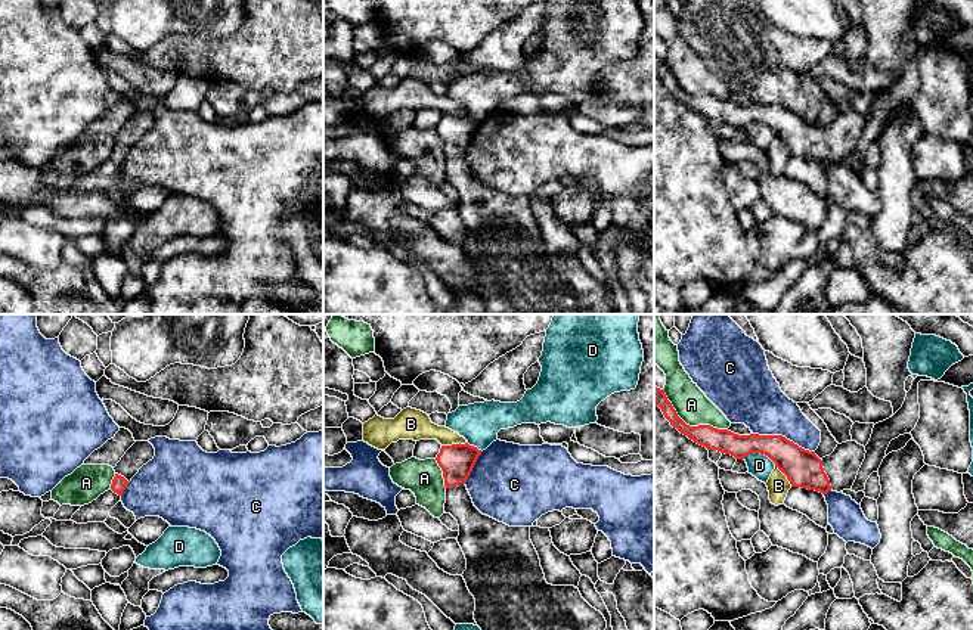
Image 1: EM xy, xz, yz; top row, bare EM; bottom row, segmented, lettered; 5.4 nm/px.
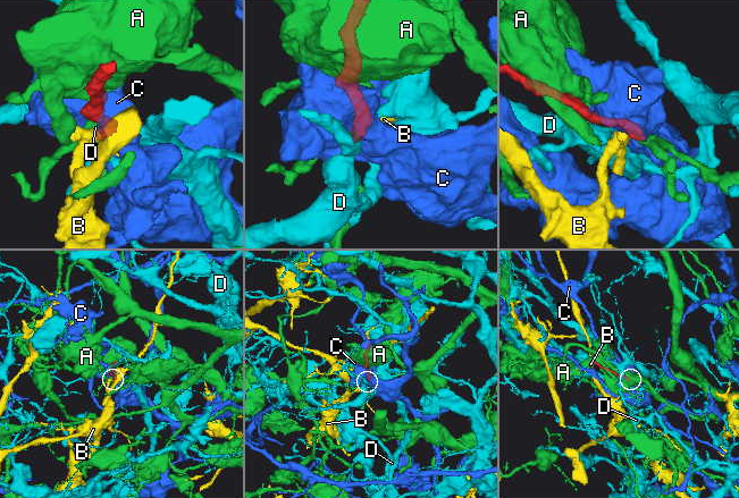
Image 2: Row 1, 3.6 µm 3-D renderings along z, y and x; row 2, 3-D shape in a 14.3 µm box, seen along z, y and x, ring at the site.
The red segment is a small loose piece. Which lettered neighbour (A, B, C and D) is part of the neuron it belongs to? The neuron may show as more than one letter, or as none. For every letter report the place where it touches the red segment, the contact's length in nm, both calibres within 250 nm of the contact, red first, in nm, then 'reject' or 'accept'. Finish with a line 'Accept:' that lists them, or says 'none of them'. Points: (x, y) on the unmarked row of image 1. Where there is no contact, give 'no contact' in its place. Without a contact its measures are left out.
A: yz (688, 95) | 420 nm | 130/190 nm | reject
B: xz (454, 114) | 150 nm | 190/160 nm | reject
C: yz (784, 106) | 360 nm | 200/280 nm | reject
D: yz (761, 123) | 190 nm | 200/130 nm | reject
Accept: none of them

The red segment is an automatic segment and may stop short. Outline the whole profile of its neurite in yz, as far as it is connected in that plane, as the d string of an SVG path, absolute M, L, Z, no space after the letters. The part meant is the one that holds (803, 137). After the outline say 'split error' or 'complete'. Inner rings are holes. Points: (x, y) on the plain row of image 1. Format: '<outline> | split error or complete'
M656 55L654 75L661 78L664 87L673 97L707 120L718 120L721 122L731 124L735 128L744 128L750 122L765 124L775 133L775 137L778 137L787 146L791 156L815 159L822 164L827 164L831 159L837 162L850 159L867 122L864 115L850 109L837 114L830 125L819 128L815 121L805 120L783 105L738 105L728 99L718 99L710 94L690 96L678 86L672 72L667 69L664 59L660 59Z | split error

